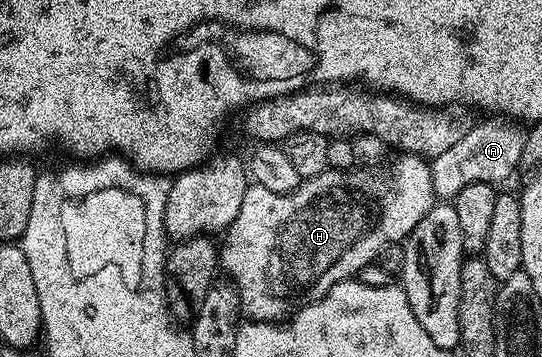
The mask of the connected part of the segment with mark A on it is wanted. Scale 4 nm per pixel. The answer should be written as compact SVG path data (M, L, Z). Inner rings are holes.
M506 119L486 120L490 121L469 126L459 145L446 151L444 157L435 157L431 160L430 174L434 194L439 200L455 200L464 187L472 184L500 185L500 182L506 180L521 166L526 134L523 126Z

